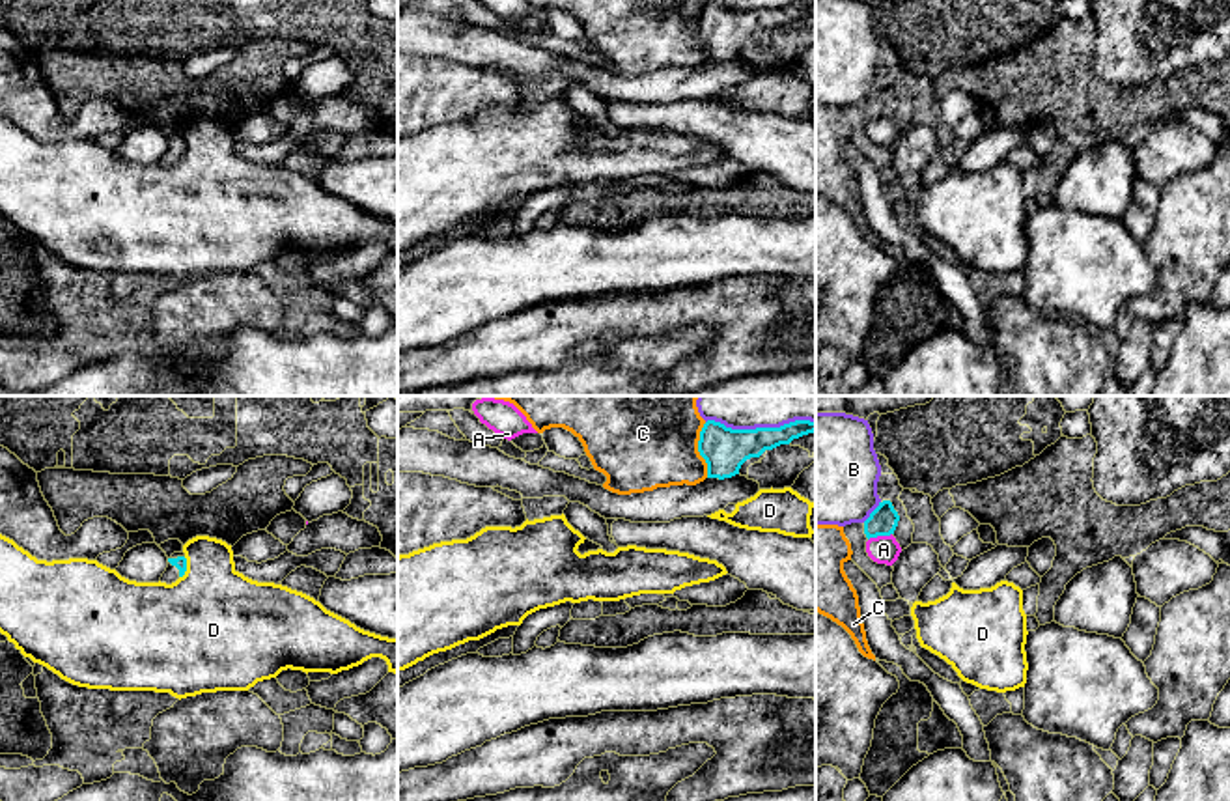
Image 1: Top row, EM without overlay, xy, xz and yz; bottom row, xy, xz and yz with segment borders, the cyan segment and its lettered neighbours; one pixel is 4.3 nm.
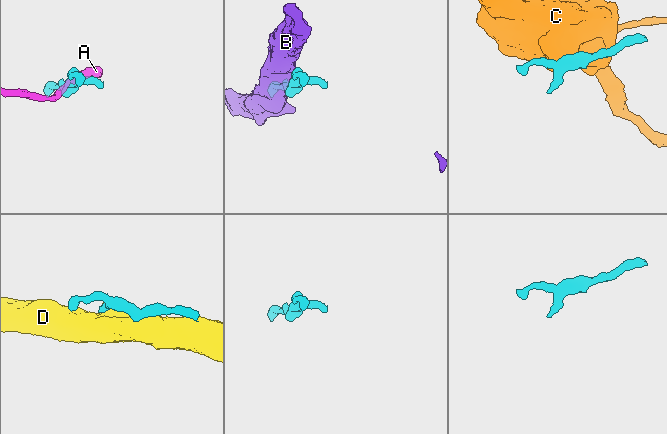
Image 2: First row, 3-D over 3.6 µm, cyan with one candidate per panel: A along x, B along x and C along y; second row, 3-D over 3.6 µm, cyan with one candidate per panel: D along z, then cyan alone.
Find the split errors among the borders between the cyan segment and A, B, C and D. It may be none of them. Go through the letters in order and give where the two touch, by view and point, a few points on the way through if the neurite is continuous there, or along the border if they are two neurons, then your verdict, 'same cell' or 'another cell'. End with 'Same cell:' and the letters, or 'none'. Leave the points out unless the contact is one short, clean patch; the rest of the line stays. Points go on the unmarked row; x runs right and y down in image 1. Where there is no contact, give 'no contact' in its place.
A: yz (880, 116) | another cell
B: xz (760, 10) | another cell
C: xz (698, 32) | another cell
D: xy (185, 150) | along xy (185, 139), (185, 154), (180, 159) | another cell
Same cell: none

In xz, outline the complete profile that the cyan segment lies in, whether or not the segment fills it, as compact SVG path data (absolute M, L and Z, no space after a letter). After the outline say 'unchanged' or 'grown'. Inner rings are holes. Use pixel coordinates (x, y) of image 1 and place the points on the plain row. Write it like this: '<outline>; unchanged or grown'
M707 2L700 13L698 34L707 45L707 60L732 60L750 39L814 15L816 4L795 2L780 9L732 11Z; unchanged

